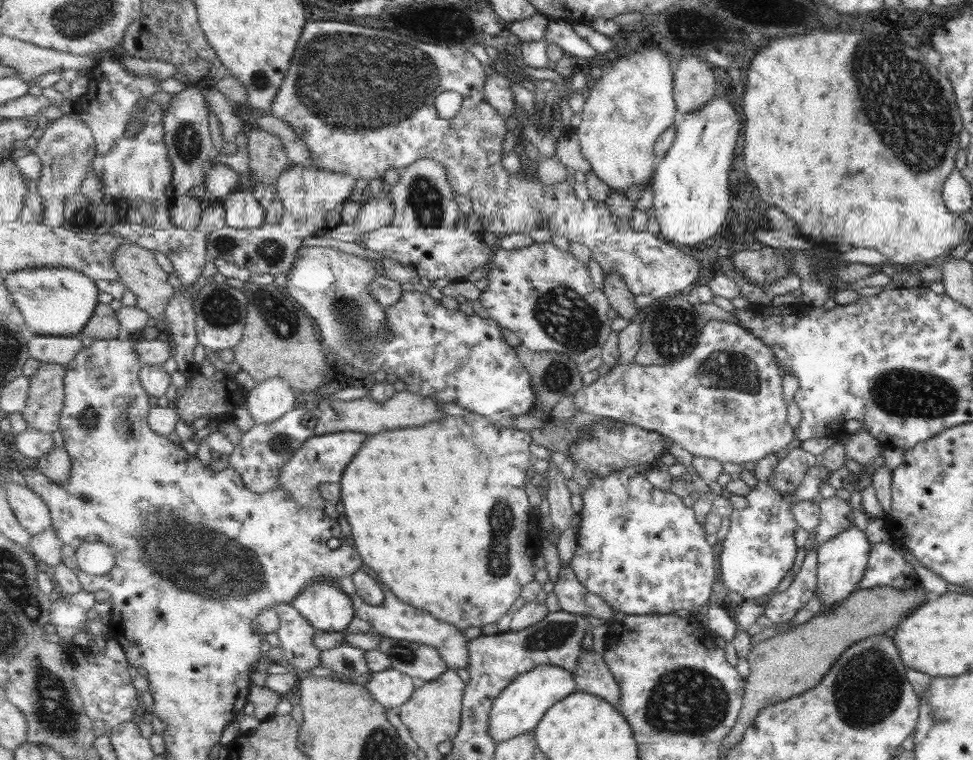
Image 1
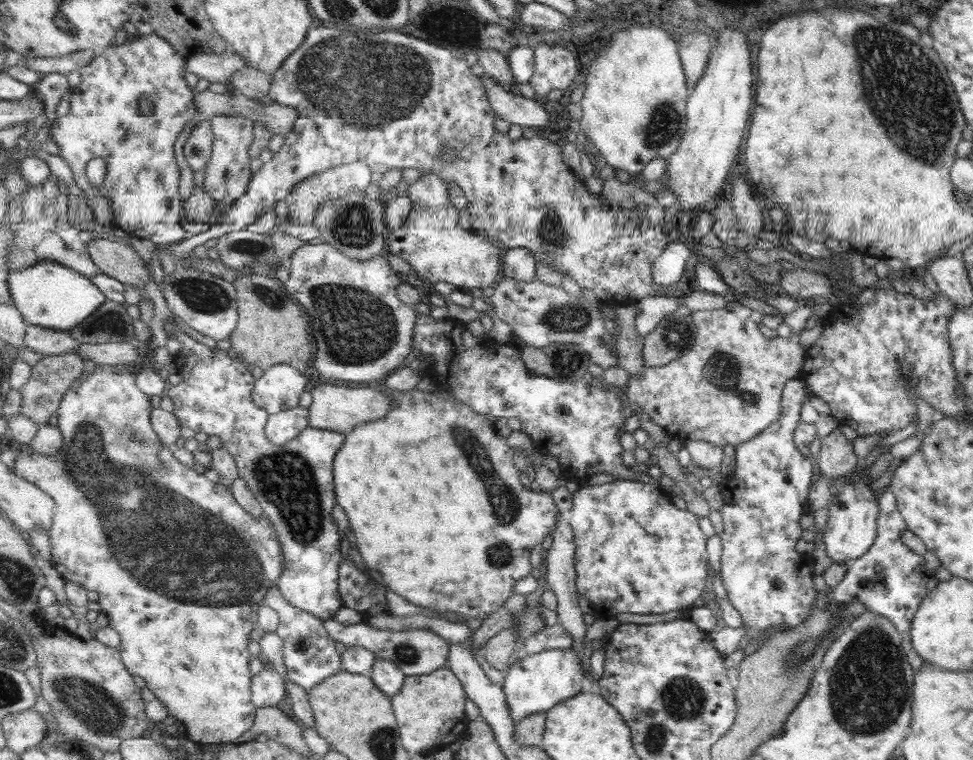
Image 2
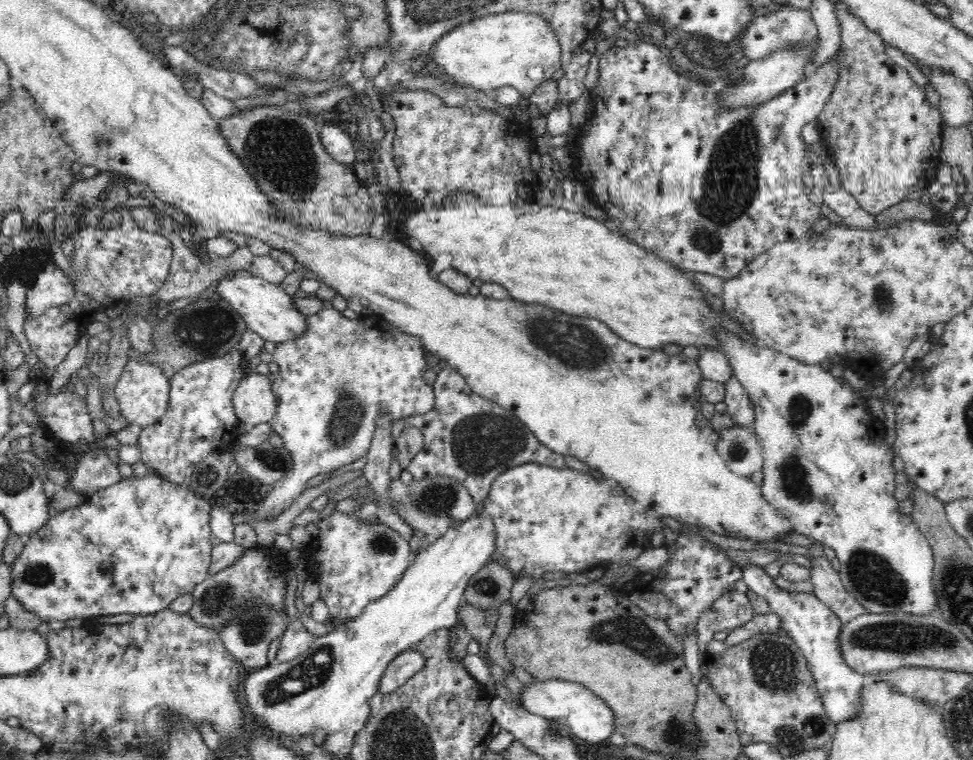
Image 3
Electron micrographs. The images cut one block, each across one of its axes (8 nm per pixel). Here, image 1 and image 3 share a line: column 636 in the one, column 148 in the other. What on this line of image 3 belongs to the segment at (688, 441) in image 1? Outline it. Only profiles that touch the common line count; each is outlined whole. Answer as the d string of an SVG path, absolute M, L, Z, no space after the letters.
M136 357L131 358L114 389L120 403L121 416L136 428L154 424L165 413L168 404L169 378L156 364L138 361Z

